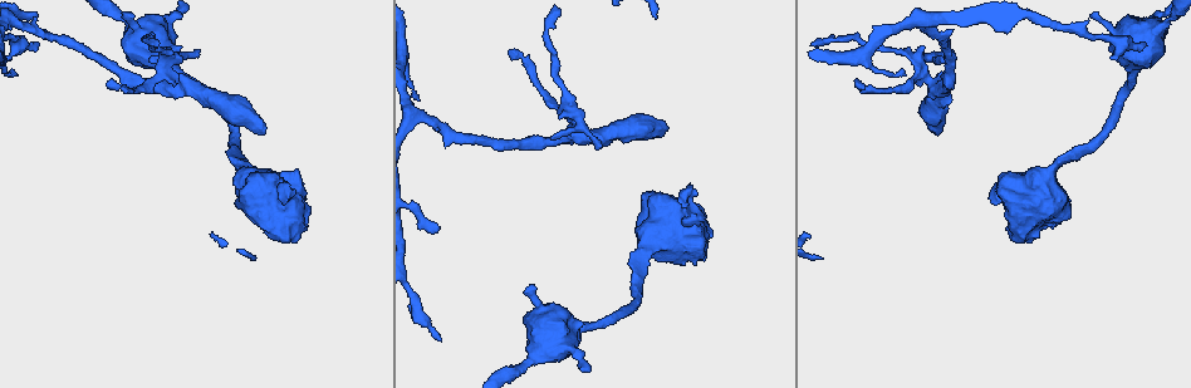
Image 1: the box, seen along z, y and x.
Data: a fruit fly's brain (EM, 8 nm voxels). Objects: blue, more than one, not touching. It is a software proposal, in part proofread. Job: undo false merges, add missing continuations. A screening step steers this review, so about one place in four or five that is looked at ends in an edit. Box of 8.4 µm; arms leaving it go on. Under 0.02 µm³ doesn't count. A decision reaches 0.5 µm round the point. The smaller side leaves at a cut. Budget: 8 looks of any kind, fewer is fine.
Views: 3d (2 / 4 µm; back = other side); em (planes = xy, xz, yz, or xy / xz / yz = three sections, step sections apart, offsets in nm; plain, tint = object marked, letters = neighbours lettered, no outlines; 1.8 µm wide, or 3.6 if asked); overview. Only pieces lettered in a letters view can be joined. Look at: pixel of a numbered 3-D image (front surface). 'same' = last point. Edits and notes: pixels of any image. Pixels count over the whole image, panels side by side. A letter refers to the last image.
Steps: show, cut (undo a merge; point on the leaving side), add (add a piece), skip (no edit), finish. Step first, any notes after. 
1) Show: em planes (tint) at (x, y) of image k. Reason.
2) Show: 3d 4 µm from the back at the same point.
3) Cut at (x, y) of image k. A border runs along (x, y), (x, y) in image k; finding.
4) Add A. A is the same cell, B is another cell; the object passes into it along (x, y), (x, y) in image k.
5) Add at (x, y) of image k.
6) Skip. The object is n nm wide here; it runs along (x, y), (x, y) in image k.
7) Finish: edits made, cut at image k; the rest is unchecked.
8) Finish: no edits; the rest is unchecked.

Show: em 3.6 µm planes (letters) at (1146, 44) of image 1. End of a long branch.

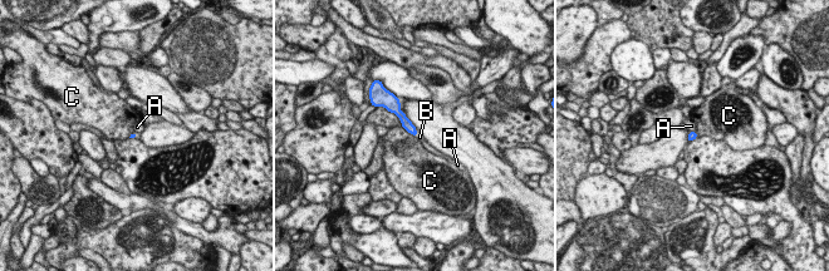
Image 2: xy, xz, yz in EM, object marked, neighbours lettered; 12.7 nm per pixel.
Add B. B is the same cell, A and C are other cells; the object passes into it along (407, 124), (417, 133), (420, 137) in image 2; it goes on there.

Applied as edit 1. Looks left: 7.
Show: 3d 4 µm from the back at (107, 83) of image 1. Thin end.

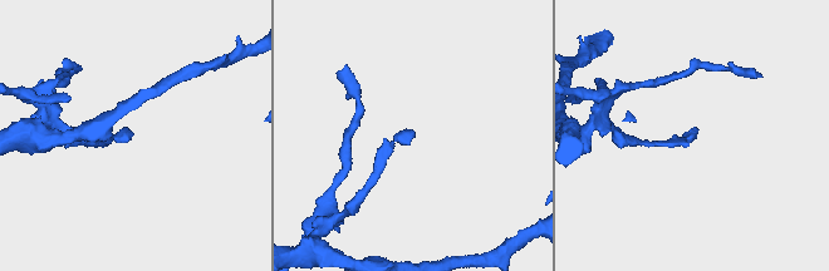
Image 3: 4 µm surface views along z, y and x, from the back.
Show: em planes (tint) at (133, 134) of image 3.

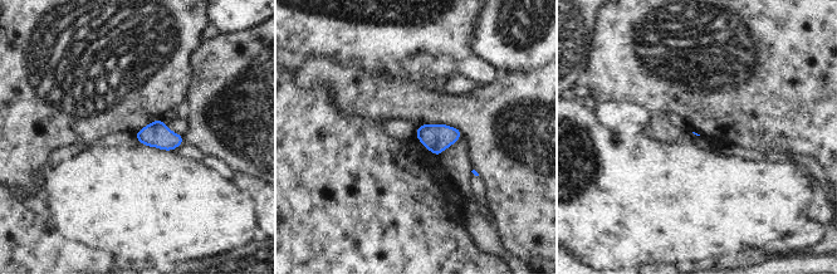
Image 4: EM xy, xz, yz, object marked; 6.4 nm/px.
Show: em planes (letters) at the same point. What lies round it.

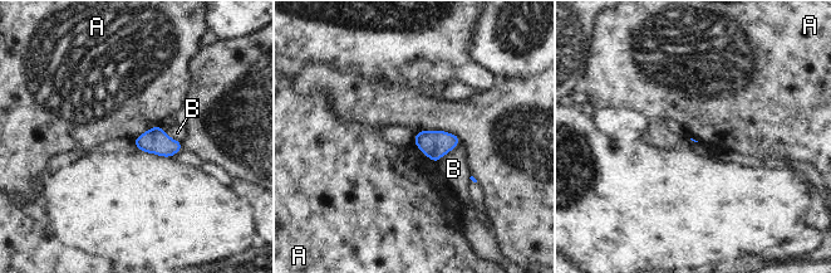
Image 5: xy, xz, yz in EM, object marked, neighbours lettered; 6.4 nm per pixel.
Skip. A and B are other cells; a border runs along (158, 125), (146, 130), (133, 141) in image 5; no lettered piece goes on from it.

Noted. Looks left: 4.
Show: em 3.6 µm yz step 4 (tint) at (36, 13) of image 1. Free end.

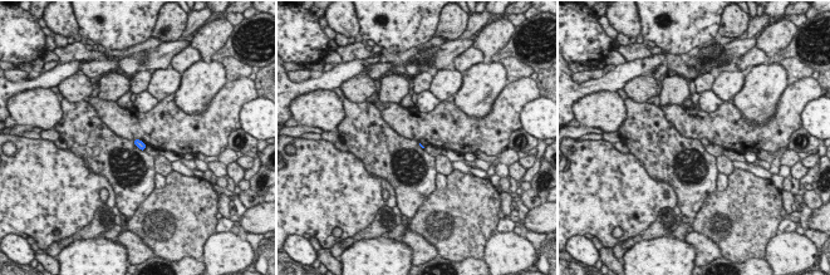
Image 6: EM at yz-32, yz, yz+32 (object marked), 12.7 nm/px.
Show: em 3.6 µm planes (letters) at the same point. Cut it another way.

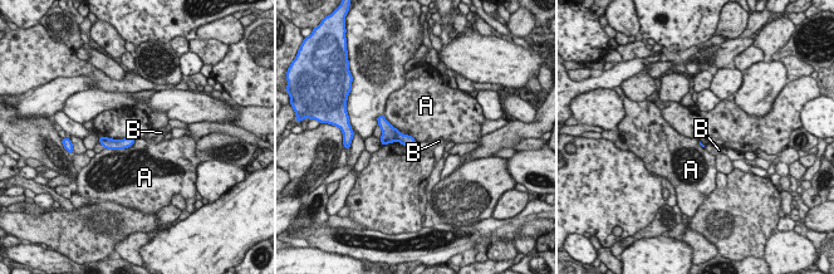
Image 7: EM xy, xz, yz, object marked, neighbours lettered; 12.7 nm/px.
Skip. A and B are other cells; a border runs along (135, 140), (128, 147), (106, 150) in image 7; no lettered piece goes on from it.

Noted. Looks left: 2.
Finish: edits made, add at image 2; the rest is unchecked.

